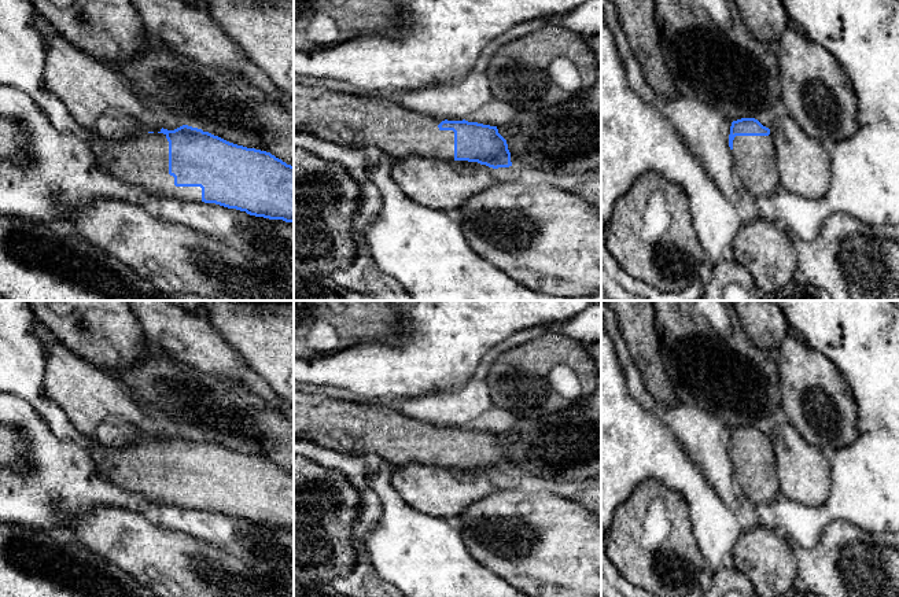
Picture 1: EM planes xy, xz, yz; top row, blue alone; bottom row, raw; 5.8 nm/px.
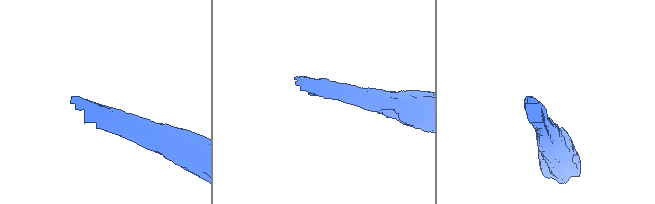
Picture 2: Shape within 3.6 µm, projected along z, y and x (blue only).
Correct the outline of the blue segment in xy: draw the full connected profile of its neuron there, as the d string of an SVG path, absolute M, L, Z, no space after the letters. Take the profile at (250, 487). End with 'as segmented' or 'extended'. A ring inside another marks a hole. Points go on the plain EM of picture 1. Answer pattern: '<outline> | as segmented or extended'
M188 432L174 438L162 435L158 441L139 439L122 447L110 447L91 441L89 453L103 480L156 504L215 511L255 524L294 530L294 473L270 460L237 453Z | extended

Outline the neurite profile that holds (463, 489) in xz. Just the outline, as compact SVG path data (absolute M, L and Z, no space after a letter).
M423 464L395 467L391 483L416 511L456 522L467 508L494 494L502 484L486 472Z

